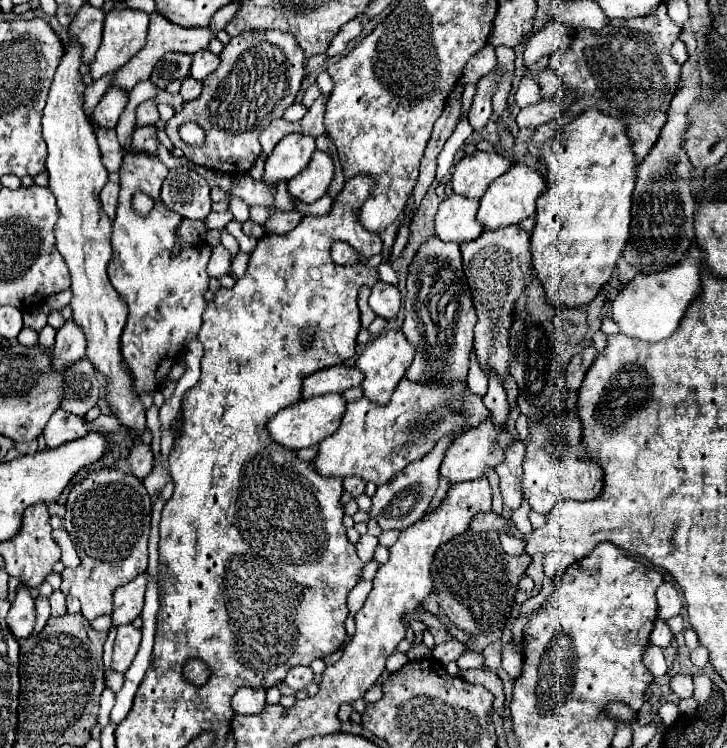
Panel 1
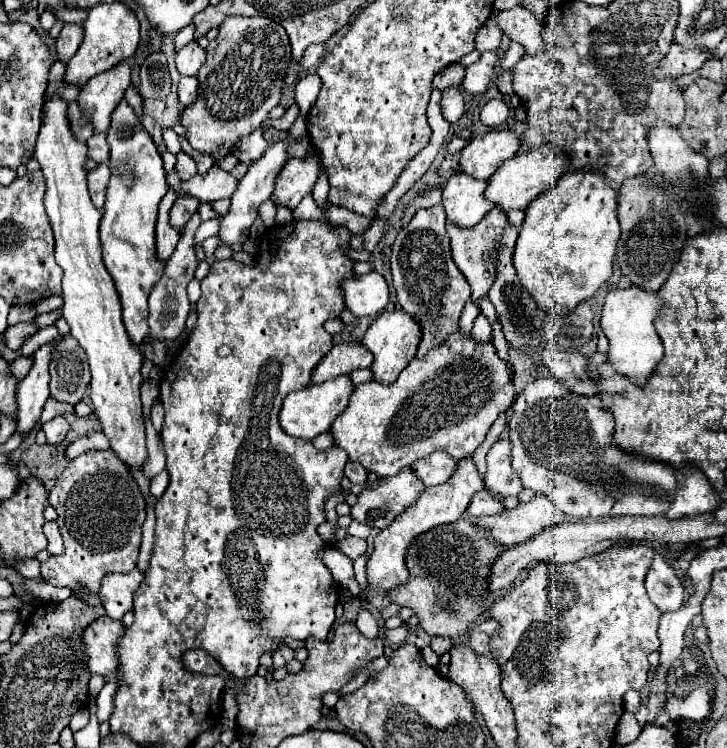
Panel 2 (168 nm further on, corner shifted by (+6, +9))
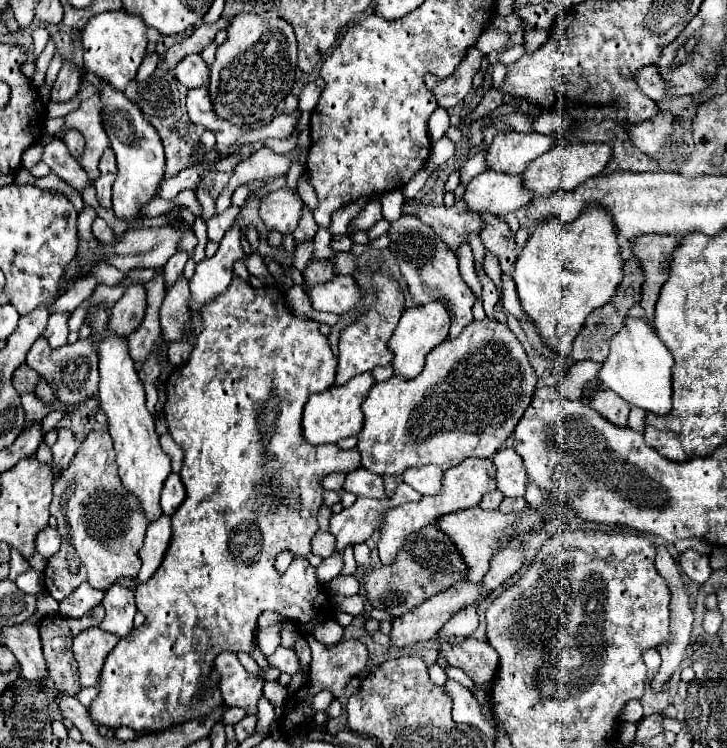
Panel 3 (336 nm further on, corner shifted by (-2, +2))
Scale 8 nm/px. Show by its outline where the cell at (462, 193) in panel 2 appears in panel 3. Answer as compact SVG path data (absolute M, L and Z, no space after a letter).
M485 170L469 182L463 198L473 212L493 212L501 216L507 212L517 212L531 202L533 192L523 186L521 174Z

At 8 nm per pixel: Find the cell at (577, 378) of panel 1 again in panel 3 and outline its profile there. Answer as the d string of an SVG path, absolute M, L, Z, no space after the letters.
M601 390L595 394L595 398L591 400L591 404L607 422L615 424L615 426L627 426L627 416L629 416L629 404L621 402L621 398L617 398L617 394L609 392L609 390Z

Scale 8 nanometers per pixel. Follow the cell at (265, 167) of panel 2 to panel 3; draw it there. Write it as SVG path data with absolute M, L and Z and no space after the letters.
M235 224L223 238L217 254L213 258L205 258L203 262L197 264L195 276L189 282L191 290L191 300L187 302L191 318L185 324L183 330L183 340L193 336L193 314L201 312L203 306L211 300L215 300L219 294L227 290L233 278L233 264L237 260L243 260L245 254L241 250L241 236L243 232Z

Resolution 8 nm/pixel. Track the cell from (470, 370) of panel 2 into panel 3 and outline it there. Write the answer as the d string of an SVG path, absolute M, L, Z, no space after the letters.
M483 318L483 320L473 320L471 324L465 326L465 330L457 336L457 338L447 338L445 342L441 342L439 346L435 346L429 354L427 354L427 362L425 362L425 368L423 372L417 376L417 378L411 378L411 380L405 380L401 376L391 376L389 380L385 382L377 382L371 390L369 390L369 396L365 398L363 402L363 414L365 414L365 424L363 424L363 430L357 434L357 450L361 454L361 466L375 472L375 474L387 474L387 476L401 476L403 470L411 468L411 466L425 466L425 464L435 464L439 466L441 470L447 470L447 468L453 468L453 466L459 466L465 458L493 458L493 454L503 446L503 442L513 434L517 422L521 420L525 408L529 406L531 402L531 396L533 396L533 390L535 390L535 384L537 384L537 376L535 376L535 370L533 366L529 364L529 358L527 358L527 352L523 348L523 344L517 340L517 336L505 326L505 322L499 322L499 320L491 320L491 318Z

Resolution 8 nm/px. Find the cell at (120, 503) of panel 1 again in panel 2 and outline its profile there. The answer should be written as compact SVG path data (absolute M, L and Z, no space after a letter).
M87 451L69 461L65 471L55 481L55 487L49 493L49 503L57 511L57 523L63 535L65 553L59 557L49 557L41 565L41 577L57 587L69 587L75 593L87 591L97 595L101 589L101 579L111 571L129 573L135 569L135 561L141 547L141 527L145 521L145 497L131 477L129 469L121 459L111 451Z

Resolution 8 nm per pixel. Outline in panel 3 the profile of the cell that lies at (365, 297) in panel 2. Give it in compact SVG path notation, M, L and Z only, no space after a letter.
M335 276L331 278L329 282L323 282L323 284L315 284L315 286L305 286L301 284L301 288L305 290L313 310L317 312L333 312L333 314L345 314L349 310L353 310L361 298L361 292L355 284L355 280L351 276Z

